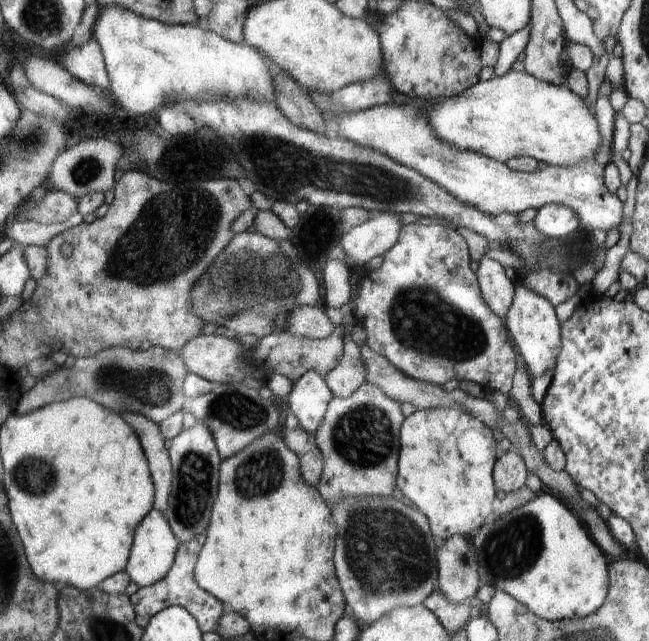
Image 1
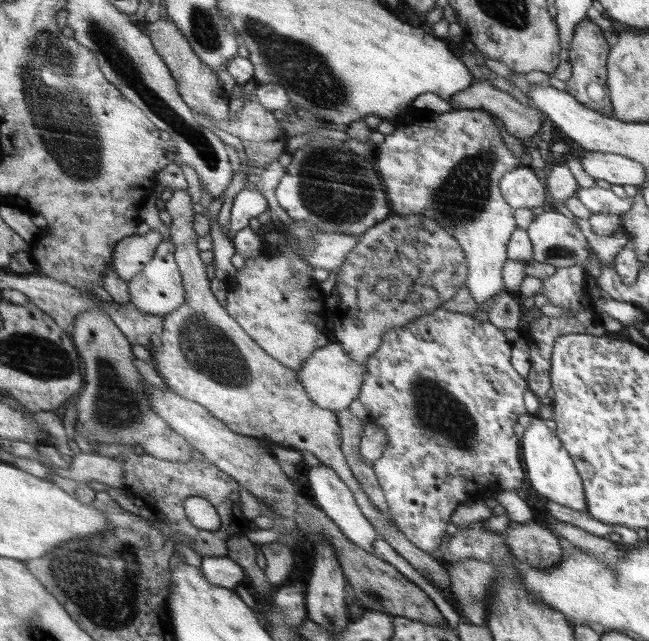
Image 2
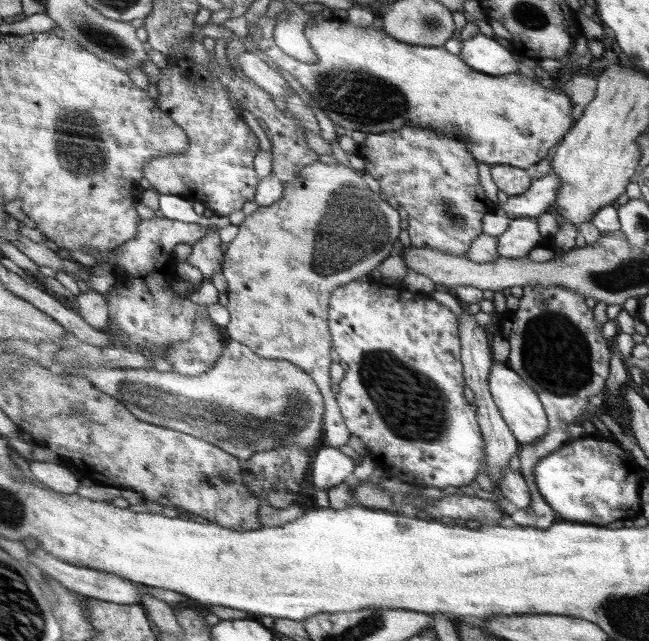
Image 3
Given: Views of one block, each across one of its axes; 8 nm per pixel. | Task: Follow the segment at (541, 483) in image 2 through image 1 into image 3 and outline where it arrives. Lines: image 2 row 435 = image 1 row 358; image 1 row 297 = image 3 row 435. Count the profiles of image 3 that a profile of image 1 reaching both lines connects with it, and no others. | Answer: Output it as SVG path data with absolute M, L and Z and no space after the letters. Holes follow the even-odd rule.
M492 360L491 373L488 375L488 385L492 398L499 406L499 411L504 416L508 428L515 432L515 439L520 444L534 443L546 435L550 422L547 420L547 414L544 414L544 408L536 395L536 392L524 383L524 380L511 370L505 362Z

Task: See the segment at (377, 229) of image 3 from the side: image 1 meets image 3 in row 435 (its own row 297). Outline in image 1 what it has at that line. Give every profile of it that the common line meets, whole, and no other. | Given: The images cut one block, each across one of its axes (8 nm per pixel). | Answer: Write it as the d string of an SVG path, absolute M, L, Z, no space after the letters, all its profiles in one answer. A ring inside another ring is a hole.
M328 259L323 270L324 302L327 307L342 308L352 295L352 271L342 259Z

